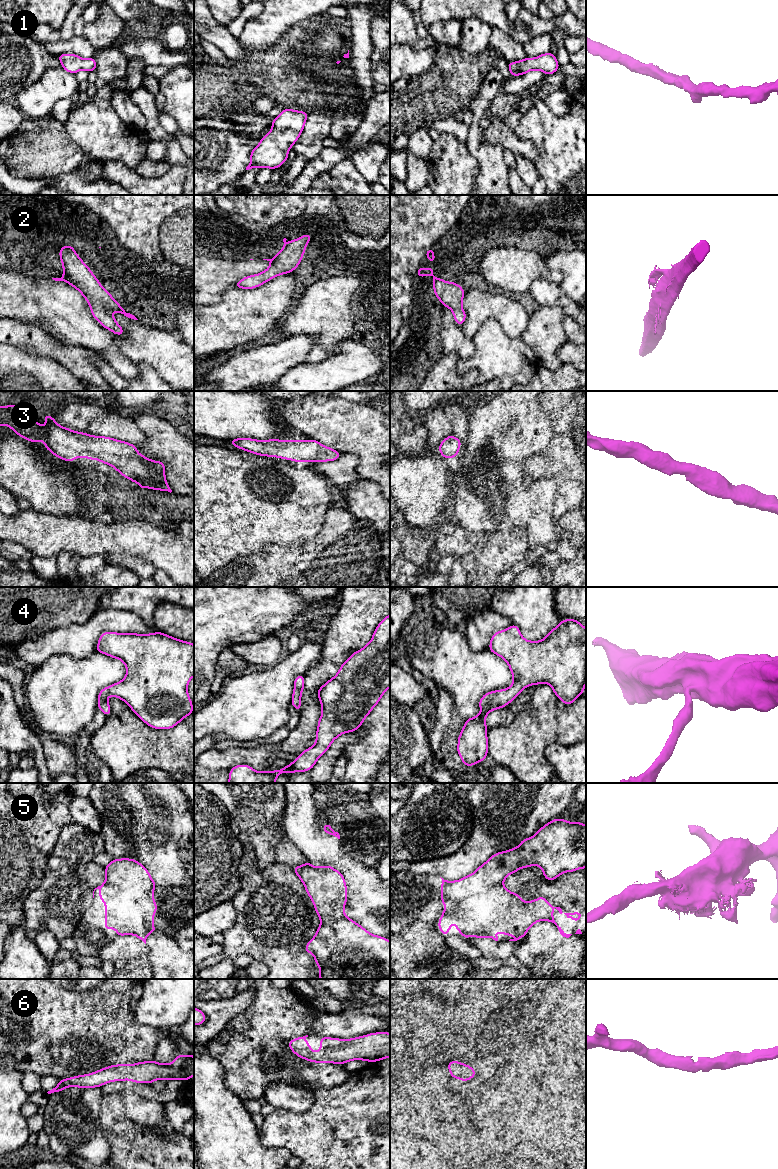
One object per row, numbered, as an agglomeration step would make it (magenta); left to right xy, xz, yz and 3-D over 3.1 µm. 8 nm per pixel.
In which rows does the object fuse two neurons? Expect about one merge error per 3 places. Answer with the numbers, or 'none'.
none

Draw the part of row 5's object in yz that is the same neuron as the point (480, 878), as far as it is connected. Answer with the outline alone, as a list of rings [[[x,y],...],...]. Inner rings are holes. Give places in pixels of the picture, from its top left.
[[[556,818],[541,827],[533,837],[523,839],[518,847],[495,853],[472,874],[457,881],[446,881],[440,877],[441,901],[446,909],[438,919],[438,928],[443,937],[447,937],[451,924],[455,922],[458,932],[466,941],[470,939],[467,936],[469,933],[473,934],[471,939],[491,937],[498,941],[495,931],[503,935],[515,935],[516,937],[509,941],[517,941],[526,935],[532,925],[543,920],[554,923],[560,934],[569,938],[572,934],[566,934],[551,914],[555,908],[562,914],[560,907],[552,906],[543,896],[534,901],[524,901],[517,893],[512,893],[504,887],[503,881],[509,874],[532,865],[538,865],[549,881],[562,873],[586,868],[586,824]]]

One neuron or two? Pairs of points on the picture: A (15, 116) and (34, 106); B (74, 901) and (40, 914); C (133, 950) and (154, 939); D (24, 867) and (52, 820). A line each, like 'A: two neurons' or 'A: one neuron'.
A: two neurons
B: one neuron
C: two neurons
D: one neuron

